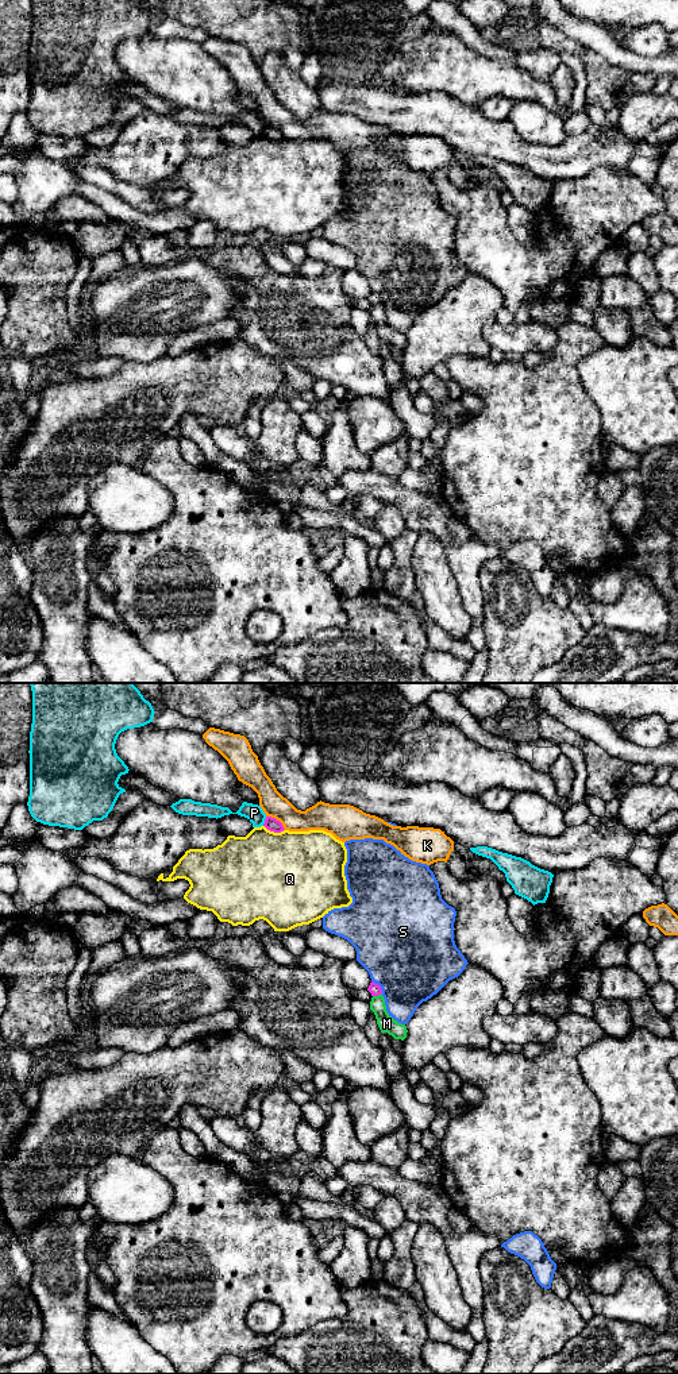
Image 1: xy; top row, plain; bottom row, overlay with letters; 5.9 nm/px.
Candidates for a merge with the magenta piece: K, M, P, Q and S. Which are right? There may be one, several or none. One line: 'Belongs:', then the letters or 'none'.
Belongs: none

